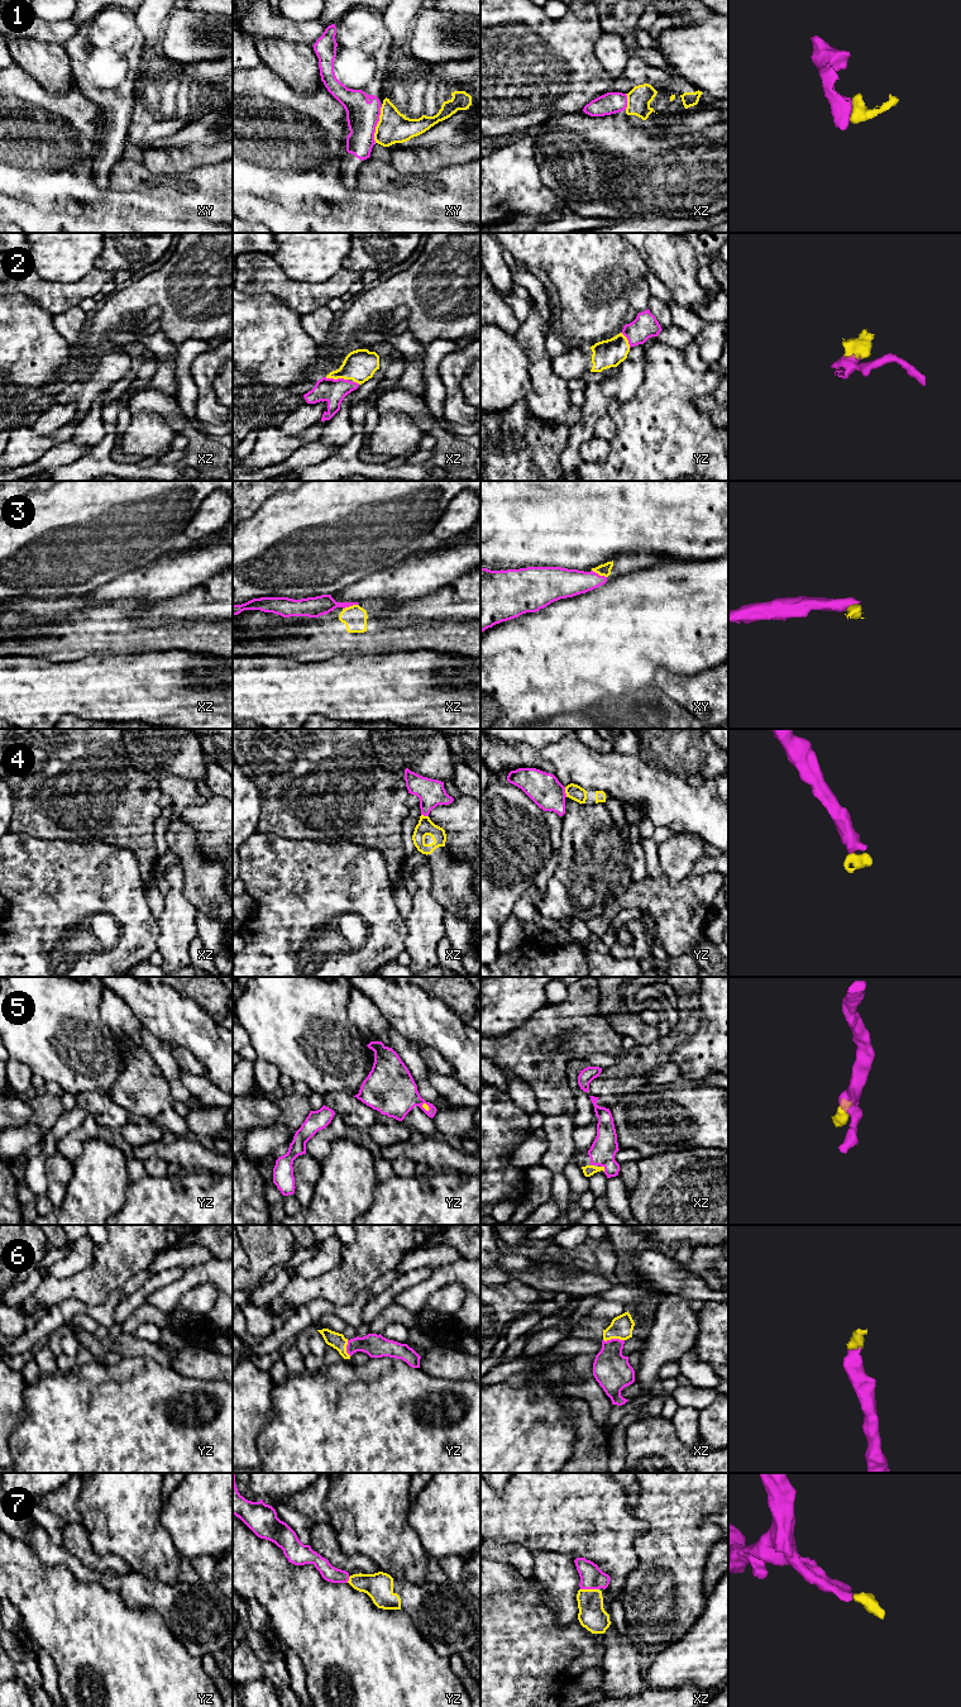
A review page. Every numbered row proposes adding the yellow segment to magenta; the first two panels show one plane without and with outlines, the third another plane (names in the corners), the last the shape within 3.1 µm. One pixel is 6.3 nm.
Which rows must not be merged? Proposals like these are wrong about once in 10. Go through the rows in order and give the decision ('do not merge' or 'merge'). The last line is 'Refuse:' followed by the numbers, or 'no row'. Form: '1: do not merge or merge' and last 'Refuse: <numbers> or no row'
1: do not merge
2: merge
3: merge
4: merge
5: merge
6: merge
7: merge
Refuse: 1

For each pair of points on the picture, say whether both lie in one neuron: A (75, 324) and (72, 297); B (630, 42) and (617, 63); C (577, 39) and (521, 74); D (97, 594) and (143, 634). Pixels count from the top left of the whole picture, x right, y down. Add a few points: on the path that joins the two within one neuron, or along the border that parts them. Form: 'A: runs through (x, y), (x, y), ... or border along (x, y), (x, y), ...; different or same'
A: border along (77, 305), (53, 315); different
B: border along (603, 31), (616, 33), (629, 49); different
C: runs through (563, 49), (555, 57), (535, 60); same
D: border along (82, 595), (89, 601), (110, 602); different

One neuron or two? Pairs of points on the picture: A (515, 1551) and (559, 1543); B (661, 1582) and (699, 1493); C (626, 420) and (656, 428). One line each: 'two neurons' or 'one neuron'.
A: two neurons
B: one neuron
C: one neuron

